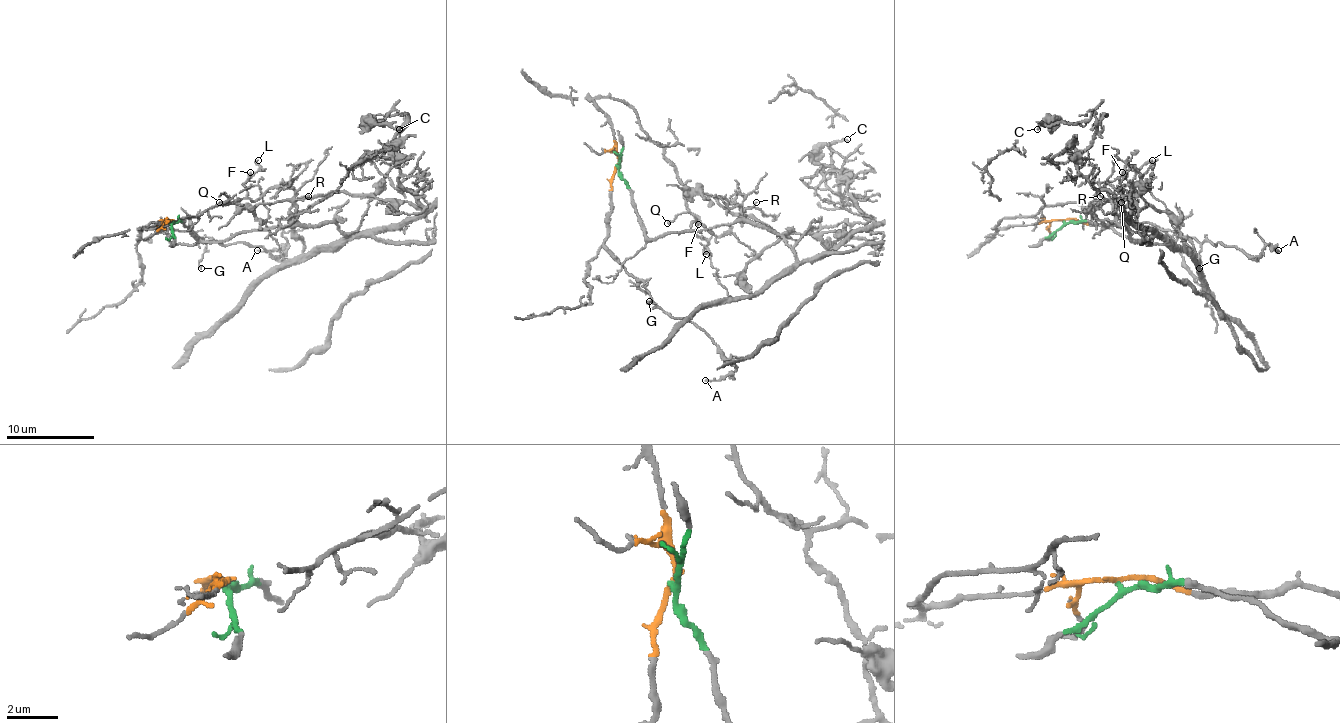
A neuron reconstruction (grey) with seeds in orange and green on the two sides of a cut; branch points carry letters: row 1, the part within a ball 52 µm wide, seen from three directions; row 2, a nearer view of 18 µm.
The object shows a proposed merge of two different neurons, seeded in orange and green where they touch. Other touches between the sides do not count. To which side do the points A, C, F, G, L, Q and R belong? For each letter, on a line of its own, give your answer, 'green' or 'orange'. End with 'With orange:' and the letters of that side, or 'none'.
A: orange
C: green
F: orange
G: orange
L: orange
Q: orange
R: green
With orange: A, F, G, L, Q

